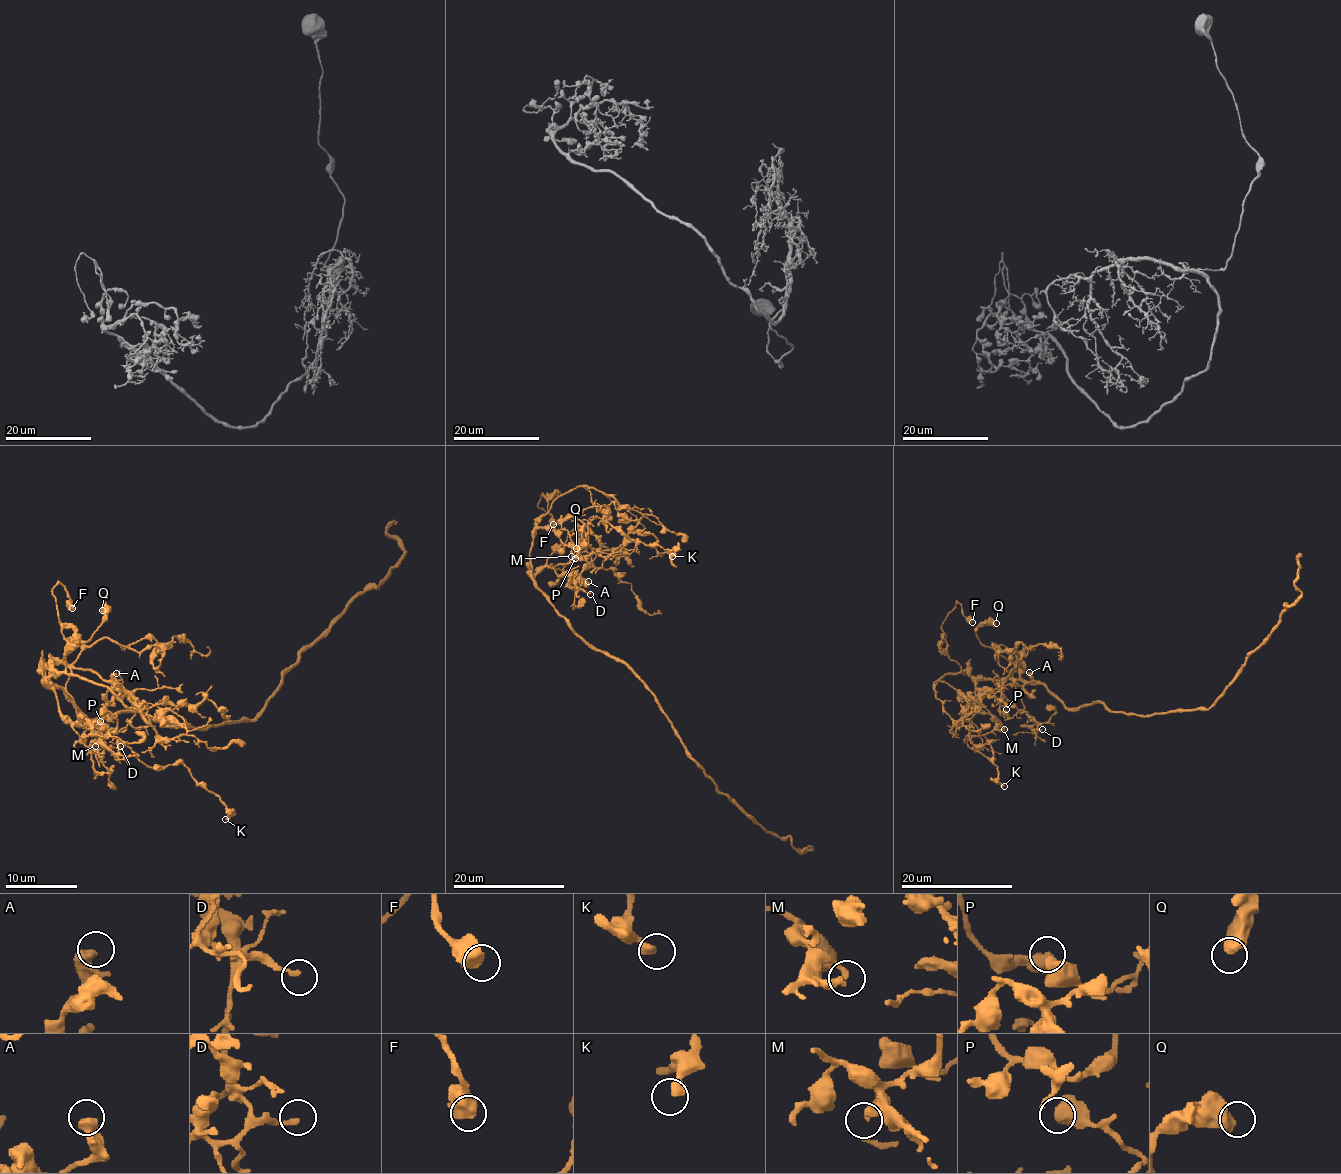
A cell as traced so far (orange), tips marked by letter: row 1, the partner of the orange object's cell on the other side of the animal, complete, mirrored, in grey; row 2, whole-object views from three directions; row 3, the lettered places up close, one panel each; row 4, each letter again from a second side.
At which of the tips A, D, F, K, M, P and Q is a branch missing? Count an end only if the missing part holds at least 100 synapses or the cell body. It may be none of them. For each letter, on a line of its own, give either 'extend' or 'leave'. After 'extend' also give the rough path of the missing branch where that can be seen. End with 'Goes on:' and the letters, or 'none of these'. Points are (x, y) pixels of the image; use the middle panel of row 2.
A: leave
D: leave
F: leave
K: leave
M: leave
P: leave
Q: leave
Goes on: none of these

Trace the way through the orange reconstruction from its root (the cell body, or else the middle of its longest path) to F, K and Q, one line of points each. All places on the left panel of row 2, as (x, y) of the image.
F: (134, 712), (89, 719), (61, 689), (41, 682), (64, 669), (66, 639), (52, 592), (59, 583), (72, 608)
K: (134, 712), (89, 719), (41, 682), (70, 723), (116, 755), (152, 767), (182, 764), (220, 799), (225, 819)
Q: (134, 712), (89, 719), (61, 689), (43, 682), (47, 667), (89, 639), (102, 621), (102, 610)

